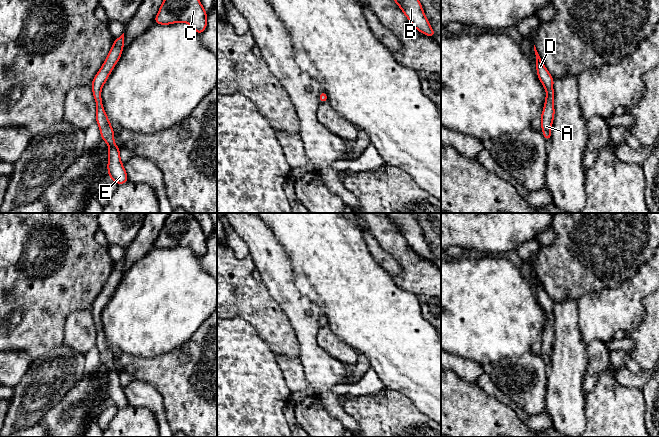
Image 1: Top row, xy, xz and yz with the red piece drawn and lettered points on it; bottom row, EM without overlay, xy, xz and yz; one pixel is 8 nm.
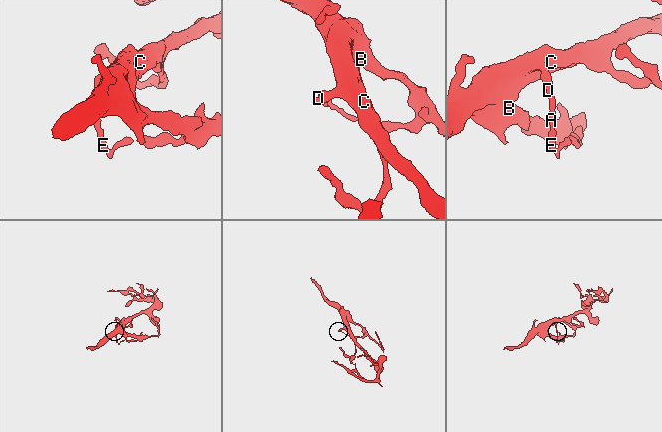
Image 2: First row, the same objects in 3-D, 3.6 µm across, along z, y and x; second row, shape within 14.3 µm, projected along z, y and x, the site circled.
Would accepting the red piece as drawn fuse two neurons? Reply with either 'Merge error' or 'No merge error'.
No merge error

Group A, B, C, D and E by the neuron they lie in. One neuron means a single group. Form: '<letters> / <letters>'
A B C D E

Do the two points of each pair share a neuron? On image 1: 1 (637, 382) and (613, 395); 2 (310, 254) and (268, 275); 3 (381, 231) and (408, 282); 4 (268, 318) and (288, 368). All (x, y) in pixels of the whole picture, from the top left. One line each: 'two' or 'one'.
1: two
2: two
3: one
4: two

